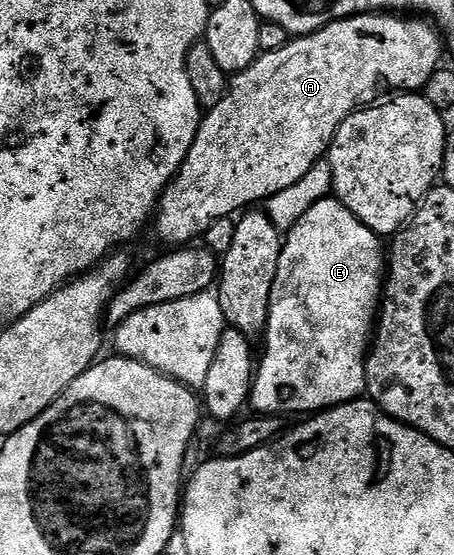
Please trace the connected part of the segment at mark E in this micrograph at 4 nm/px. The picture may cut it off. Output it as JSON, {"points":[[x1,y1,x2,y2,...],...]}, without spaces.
{"points":[[326,198,315,202,315,206,311,206,311,210,307,210,307,214,303,214,303,218,299,218,299,222,295,227,289,229,287,235,284,237,281,245,281,257,279,258,279,270,275,274,275,286,271,290,271,302,273,303,269,307,269,325,265,328,265,335,263,337,263,343,265,343,265,357,260,357,259,363,255,368,255,379,253,382,253,392,249,395,249,404,251,405,252,411,257,414,286,414,285,412,305,412,304,414,316,414,324,412,330,408,337,407,338,404,348,404,350,400,356,400,366,391,367,385,365,383,365,362,371,351,371,337,375,332,375,321,379,316,379,305,383,300,383,285,387,280,387,252,386,249,381,249,383,244,382,237,378,236,377,233,369,229,366,224,361,221,360,218,351,210,347,210,345,205,336,198]]}

